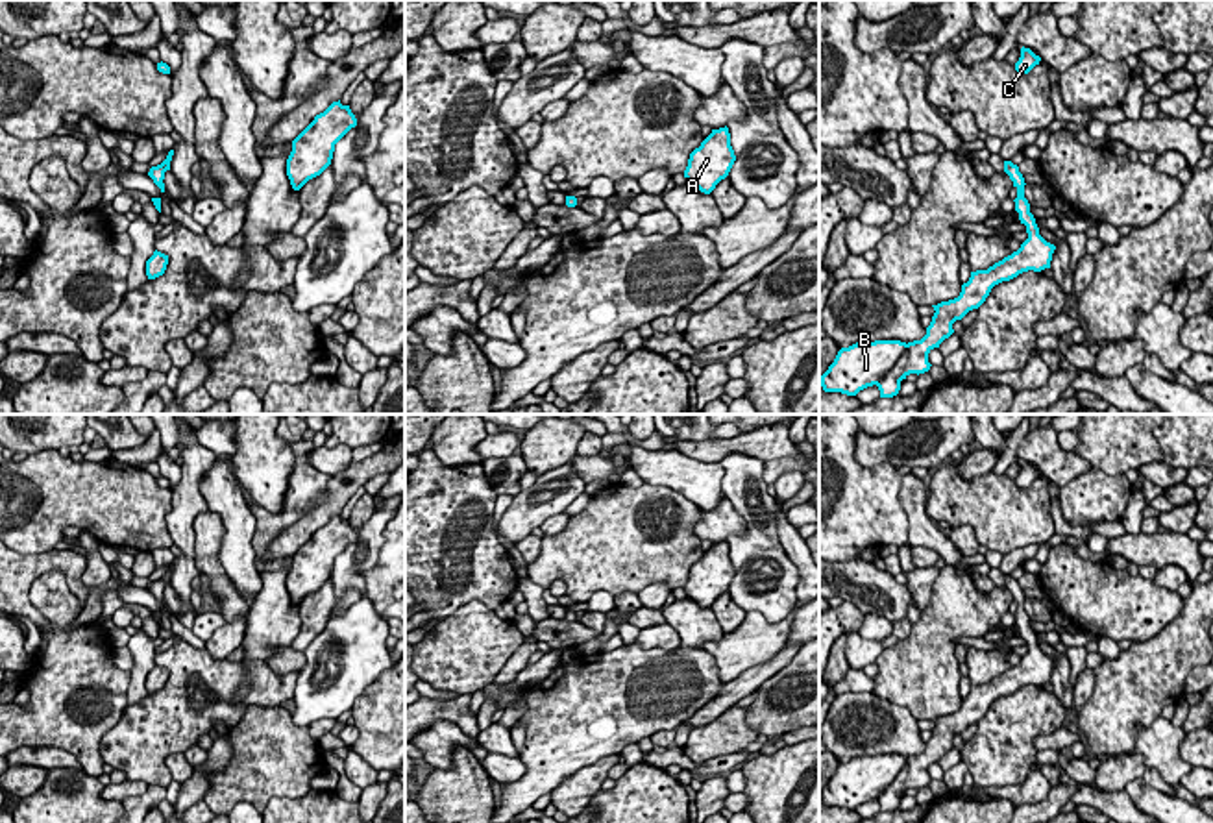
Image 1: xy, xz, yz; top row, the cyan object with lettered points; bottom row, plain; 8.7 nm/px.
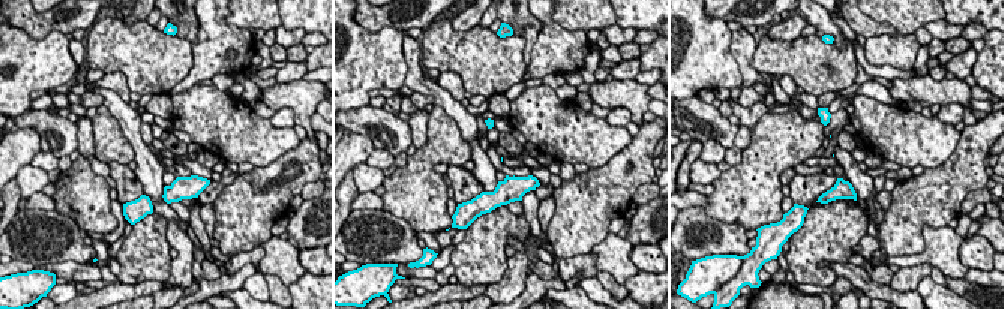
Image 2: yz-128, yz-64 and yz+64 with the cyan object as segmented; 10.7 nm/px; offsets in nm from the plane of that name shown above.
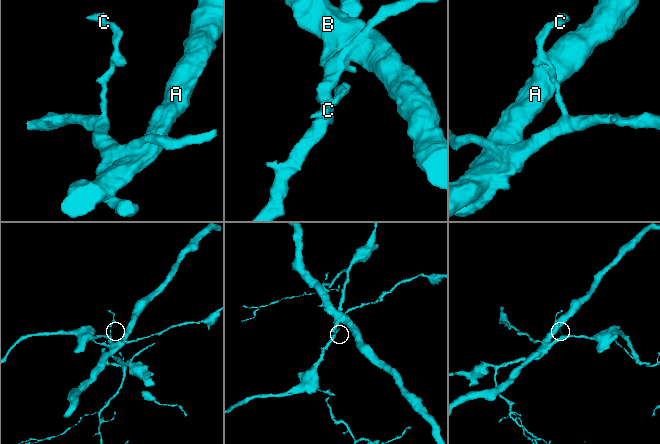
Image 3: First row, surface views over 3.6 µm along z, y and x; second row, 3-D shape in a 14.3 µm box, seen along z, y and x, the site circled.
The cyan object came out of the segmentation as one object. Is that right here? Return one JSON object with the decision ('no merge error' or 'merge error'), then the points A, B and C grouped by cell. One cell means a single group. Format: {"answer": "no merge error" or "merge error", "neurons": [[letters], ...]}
{"answer": "merge error", "neurons": [["A", "B"], ["C"]]}

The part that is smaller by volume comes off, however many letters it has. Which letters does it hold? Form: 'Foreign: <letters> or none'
Foreign: C

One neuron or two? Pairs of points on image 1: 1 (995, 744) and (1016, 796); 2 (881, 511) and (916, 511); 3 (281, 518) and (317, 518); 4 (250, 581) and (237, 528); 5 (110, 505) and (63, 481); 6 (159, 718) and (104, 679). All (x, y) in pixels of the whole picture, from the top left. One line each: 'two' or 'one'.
1: two
2: two
3: two
4: one
5: one
6: two

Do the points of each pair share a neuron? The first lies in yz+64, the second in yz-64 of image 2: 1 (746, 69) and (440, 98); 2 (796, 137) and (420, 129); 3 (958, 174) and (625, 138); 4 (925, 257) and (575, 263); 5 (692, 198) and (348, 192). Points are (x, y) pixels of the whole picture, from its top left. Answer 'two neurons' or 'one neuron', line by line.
1: one neuron
2: two neurons
3: two neurons
4: two neurons
5: two neurons

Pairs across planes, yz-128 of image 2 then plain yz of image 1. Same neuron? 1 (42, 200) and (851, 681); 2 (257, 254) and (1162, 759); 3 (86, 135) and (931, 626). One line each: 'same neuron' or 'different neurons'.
1: same neuron
2: different neurons
3: different neurons

